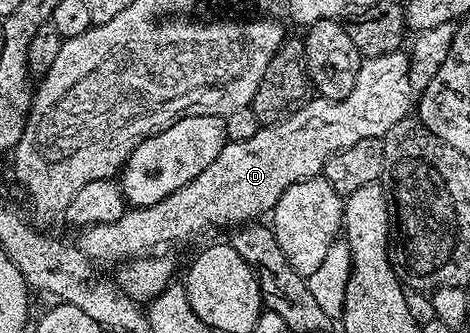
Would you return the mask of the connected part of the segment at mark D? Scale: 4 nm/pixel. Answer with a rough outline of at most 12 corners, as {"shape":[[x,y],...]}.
{"shape":[[403,51],[360,60],[345,99],[312,96],[228,141],[161,203],[78,230],[122,263],[270,214],[337,151],[408,116]]}

